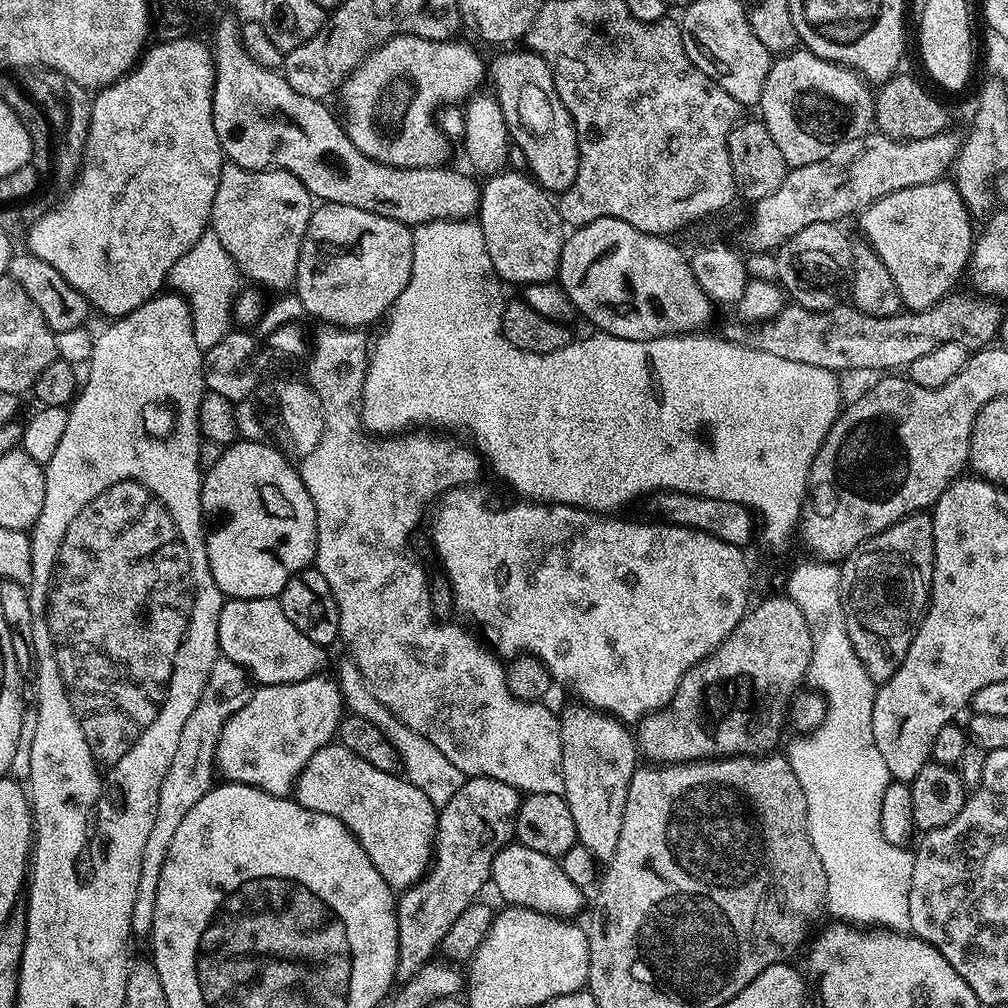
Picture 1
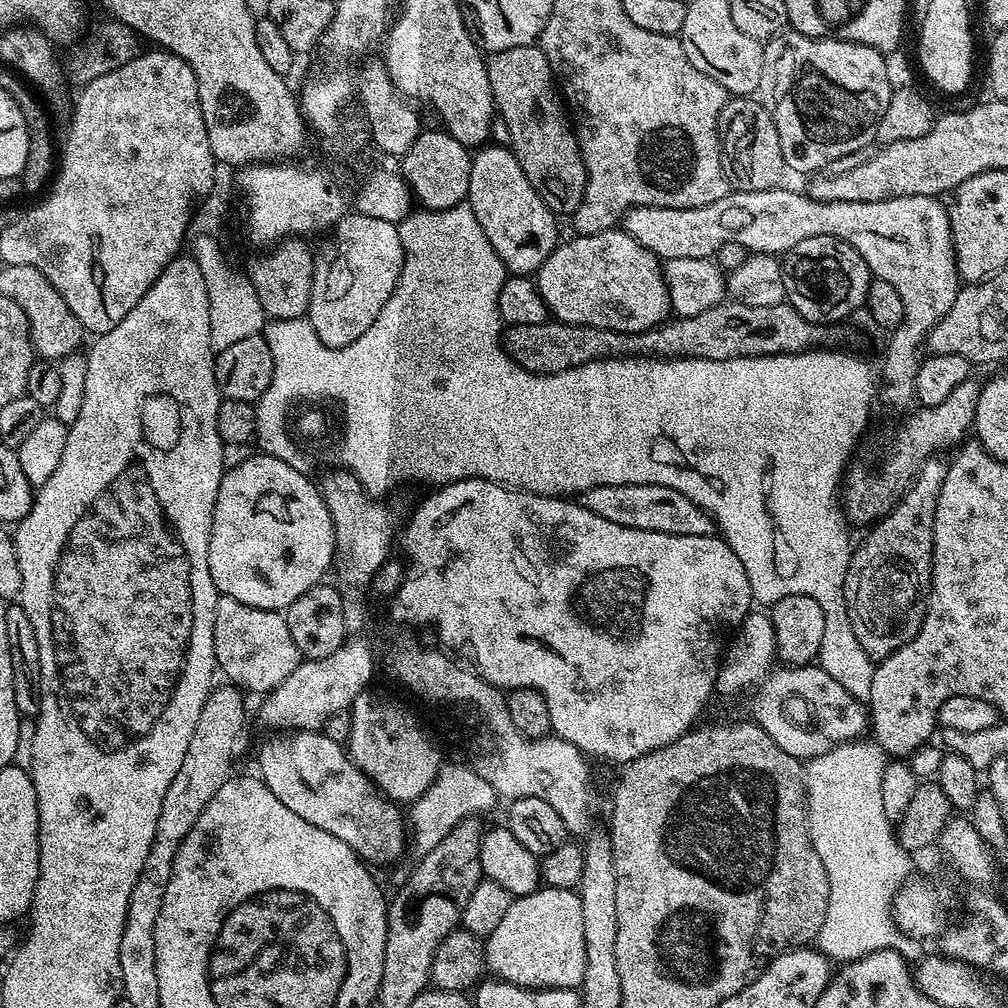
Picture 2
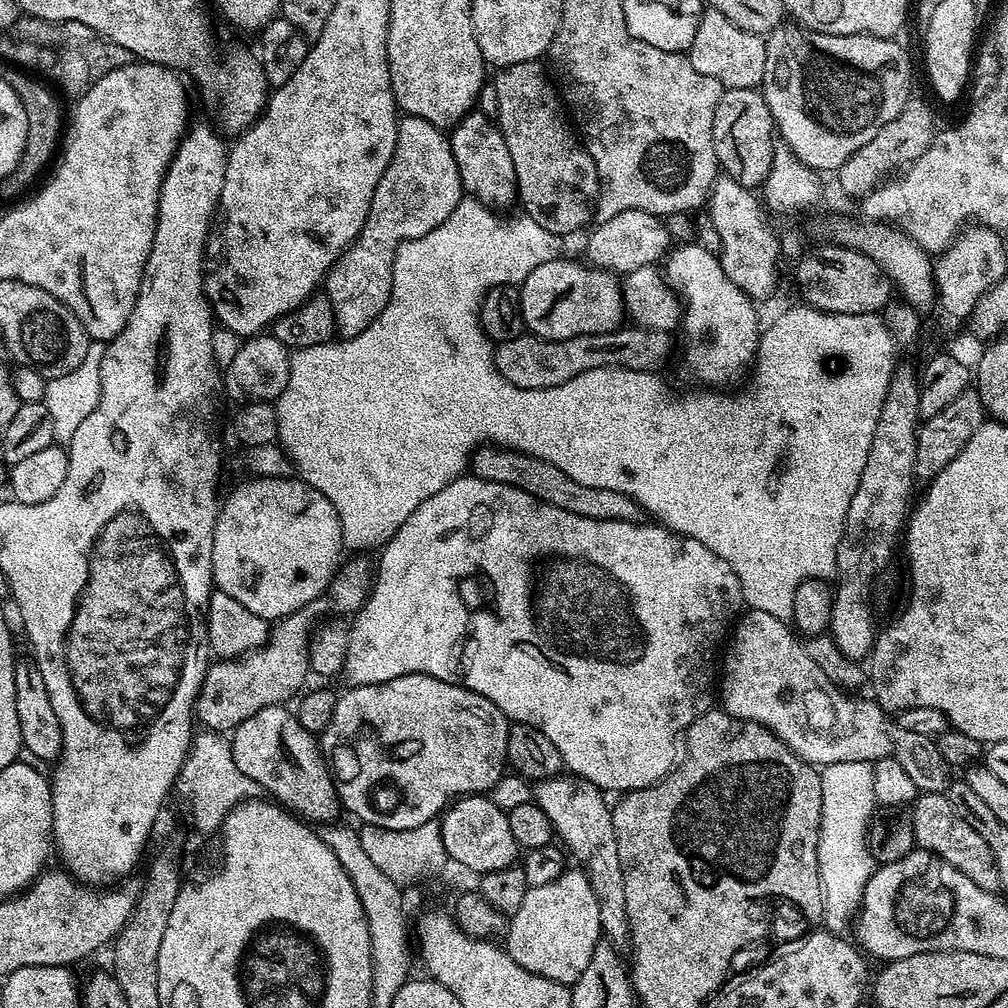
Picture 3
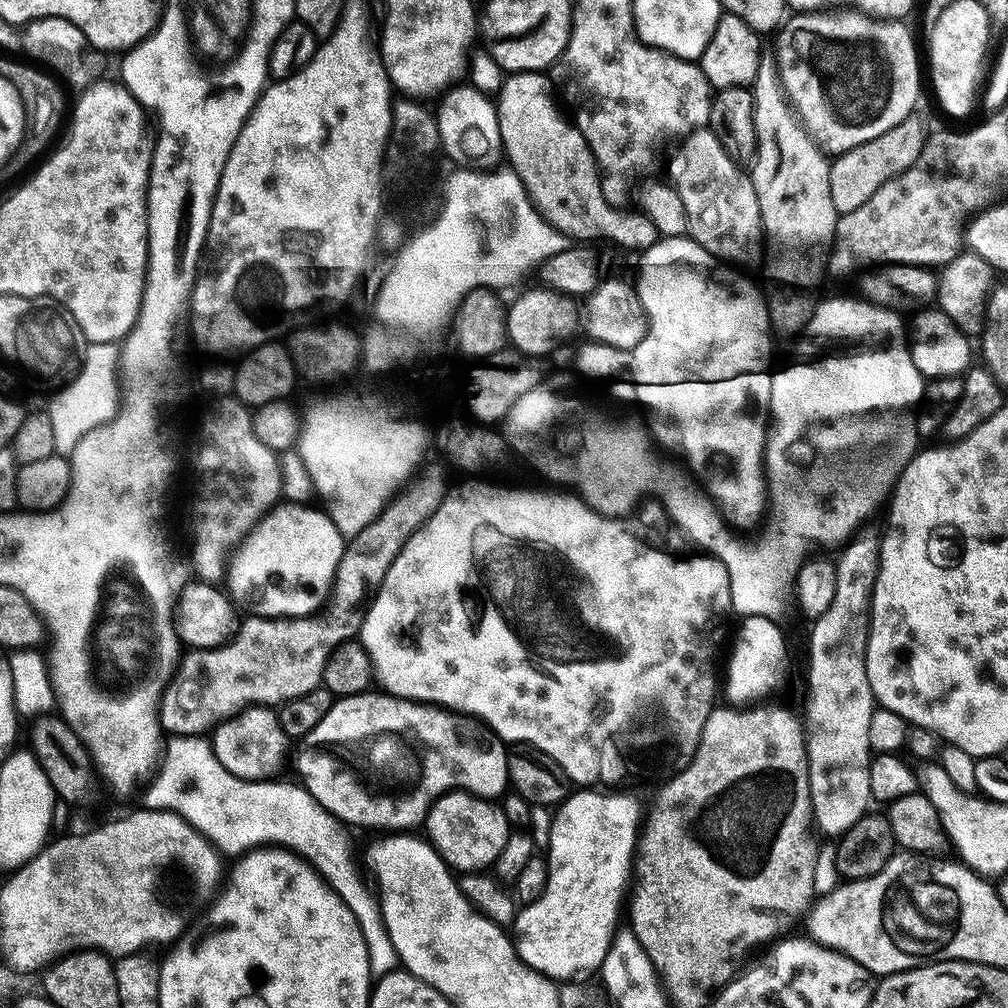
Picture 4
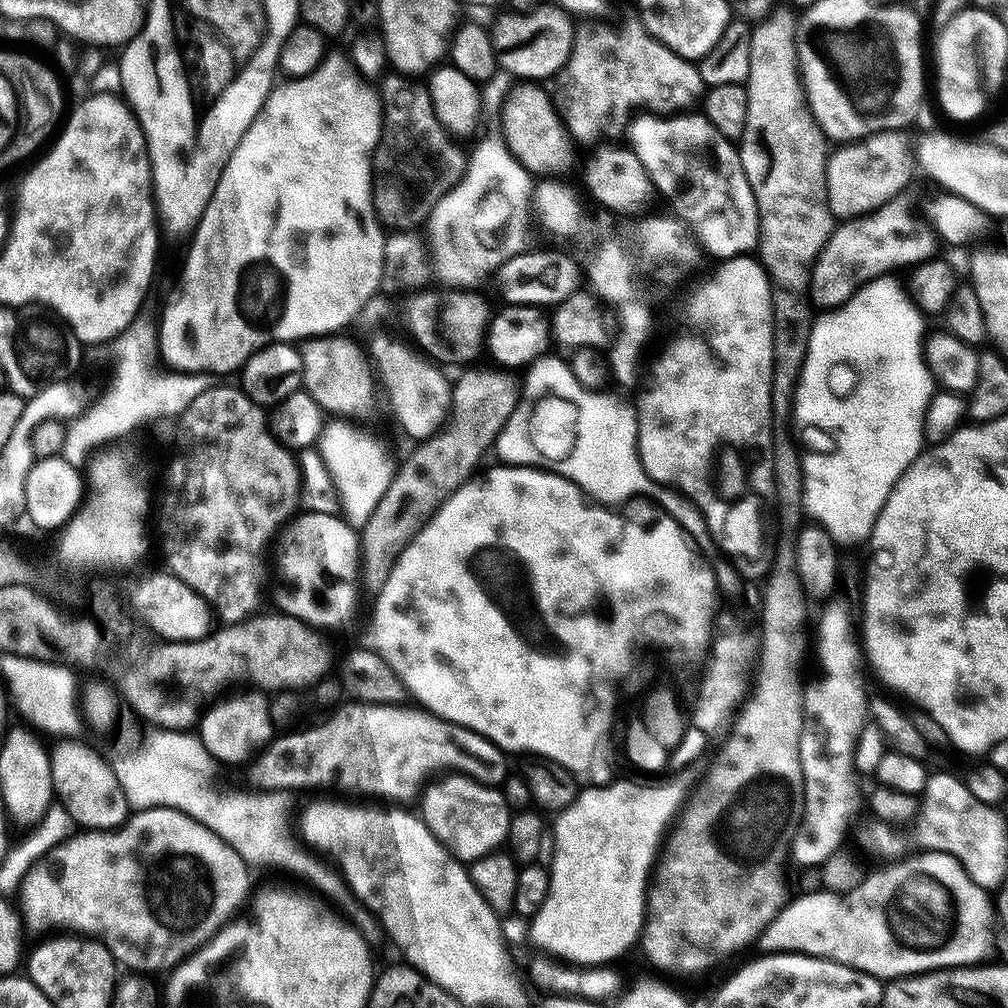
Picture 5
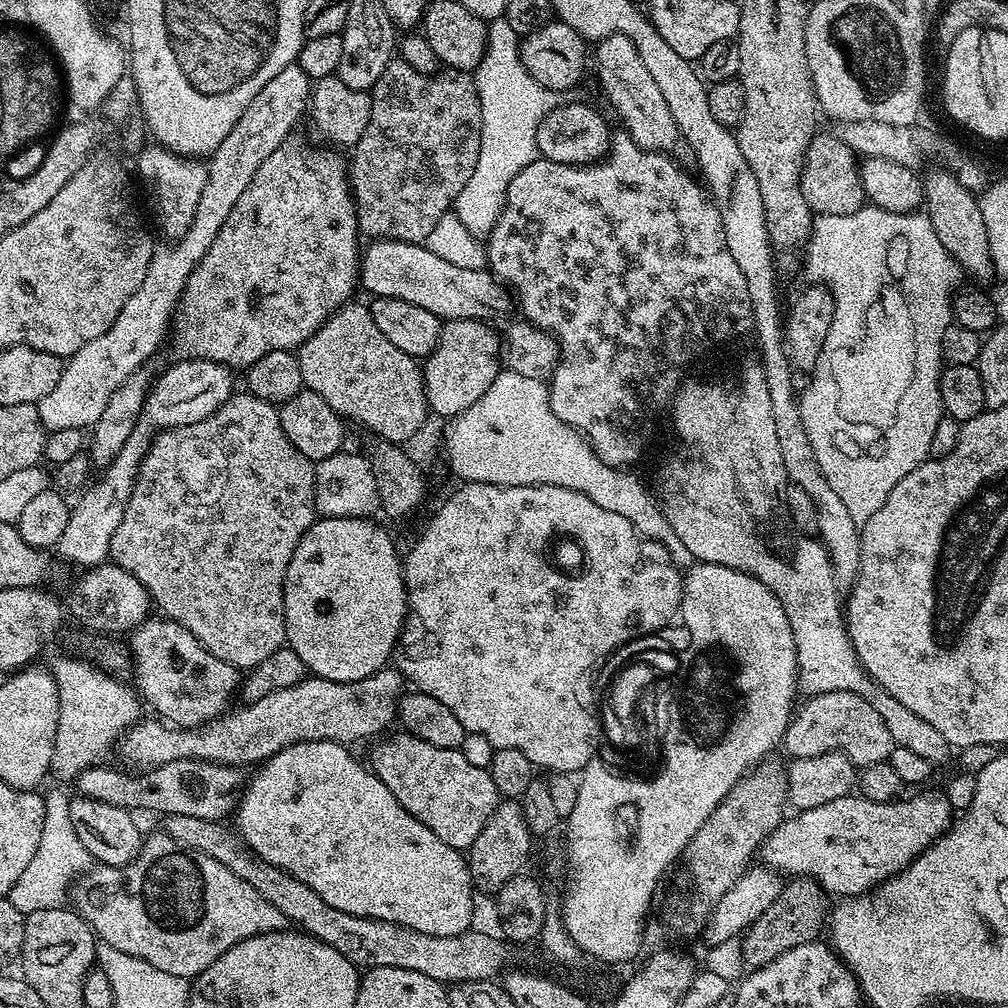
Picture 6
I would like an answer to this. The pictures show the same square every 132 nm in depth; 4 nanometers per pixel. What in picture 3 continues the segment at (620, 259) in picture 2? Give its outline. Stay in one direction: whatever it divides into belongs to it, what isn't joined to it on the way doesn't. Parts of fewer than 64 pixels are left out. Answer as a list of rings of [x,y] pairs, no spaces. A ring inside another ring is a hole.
[[[557,258],[550,262],[542,262],[524,280],[519,281],[520,305],[524,327],[533,336],[540,336],[544,340],[565,340],[586,334],[602,334],[614,332],[625,323],[624,289],[621,281],[613,273],[603,268],[593,268],[587,263],[579,264],[576,260]]]

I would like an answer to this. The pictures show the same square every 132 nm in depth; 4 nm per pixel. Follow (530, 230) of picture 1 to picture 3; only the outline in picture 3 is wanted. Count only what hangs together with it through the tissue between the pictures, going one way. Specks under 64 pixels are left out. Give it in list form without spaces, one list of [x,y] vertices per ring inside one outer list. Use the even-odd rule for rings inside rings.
[[[473,110],[454,125],[450,139],[454,162],[458,162],[458,174],[462,178],[462,189],[471,199],[480,200],[493,210],[508,210],[512,203],[517,203],[514,163],[495,119]]]

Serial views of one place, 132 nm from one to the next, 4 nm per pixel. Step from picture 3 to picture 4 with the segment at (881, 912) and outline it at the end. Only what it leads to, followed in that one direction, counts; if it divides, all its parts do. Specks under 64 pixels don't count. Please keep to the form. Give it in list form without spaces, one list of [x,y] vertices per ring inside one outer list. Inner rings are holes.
[[[910,851],[893,854],[878,870],[878,874],[867,876],[865,880],[849,880],[837,886],[833,892],[821,895],[807,913],[807,935],[818,944],[825,944],[835,952],[844,952],[854,962],[858,962],[873,977],[883,978],[891,972],[905,972],[920,965],[916,954],[914,958],[904,956],[904,950],[896,950],[880,930],[880,898],[886,896],[886,884],[892,874],[900,874],[910,864]]]

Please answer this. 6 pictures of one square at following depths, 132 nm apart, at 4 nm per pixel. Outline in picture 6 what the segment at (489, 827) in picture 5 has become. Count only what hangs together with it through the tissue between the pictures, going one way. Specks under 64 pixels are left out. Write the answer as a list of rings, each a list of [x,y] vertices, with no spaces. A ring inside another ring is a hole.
[[[407,734],[392,736],[389,740],[381,739],[376,748],[376,757],[370,763],[371,771],[383,782],[386,790],[394,794],[394,798],[416,820],[421,820],[433,834],[442,838],[442,842],[451,848],[466,850],[476,841],[478,834],[486,826],[490,814],[498,803],[498,793],[494,782],[486,768],[470,766],[463,751],[451,748],[442,750],[438,746],[430,746],[430,742],[422,742],[422,738],[414,738]]]

